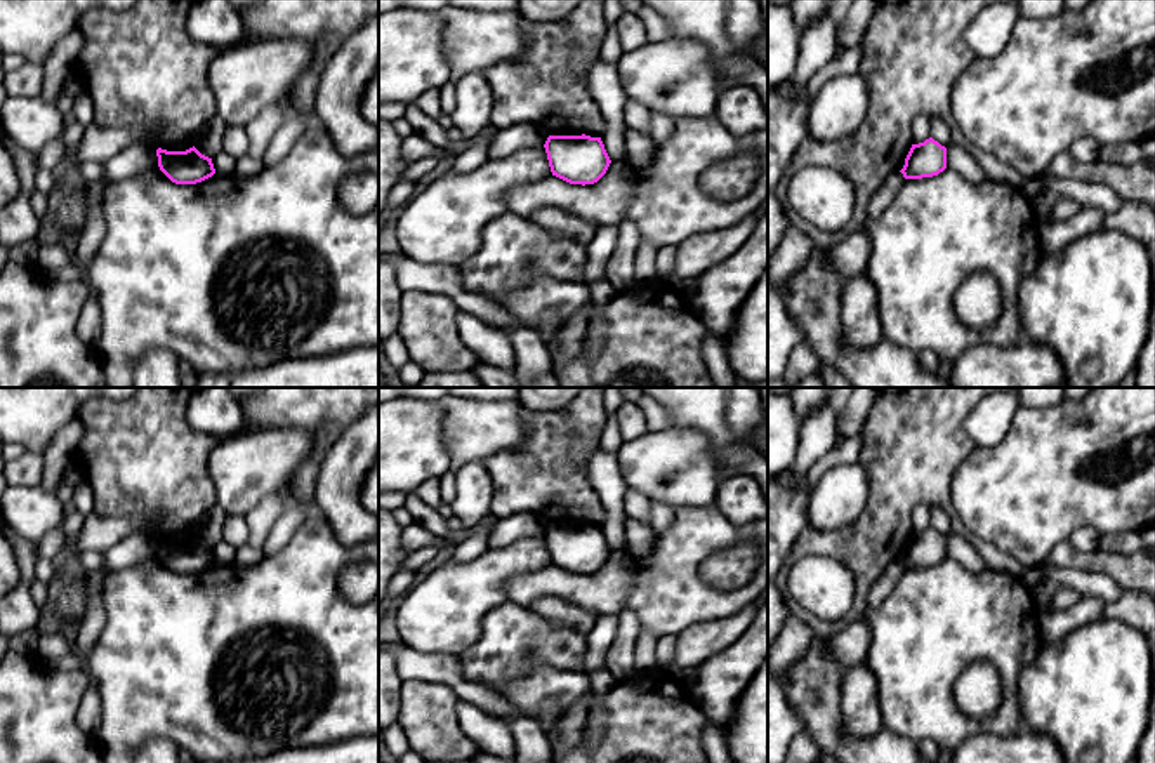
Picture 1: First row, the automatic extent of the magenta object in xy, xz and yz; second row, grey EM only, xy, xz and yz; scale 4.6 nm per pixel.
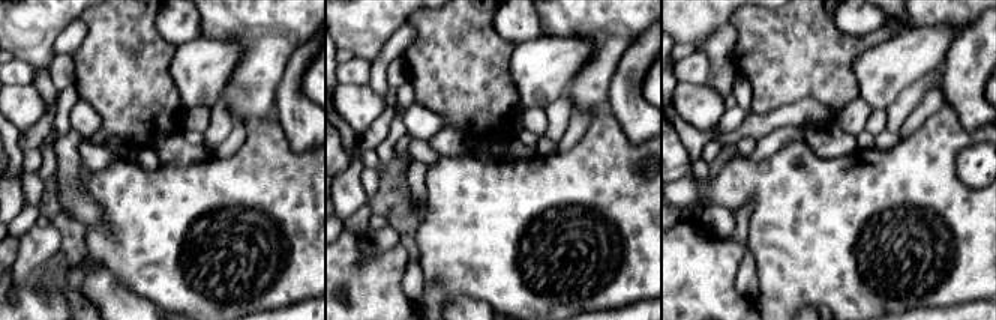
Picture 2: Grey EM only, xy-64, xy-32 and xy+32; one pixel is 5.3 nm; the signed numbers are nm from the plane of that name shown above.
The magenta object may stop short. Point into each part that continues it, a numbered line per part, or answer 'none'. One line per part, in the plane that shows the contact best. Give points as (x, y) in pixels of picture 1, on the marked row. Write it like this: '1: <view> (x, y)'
none

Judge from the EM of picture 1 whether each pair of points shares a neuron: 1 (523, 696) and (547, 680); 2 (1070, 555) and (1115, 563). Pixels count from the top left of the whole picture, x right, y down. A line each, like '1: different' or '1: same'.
1: same
2: same

